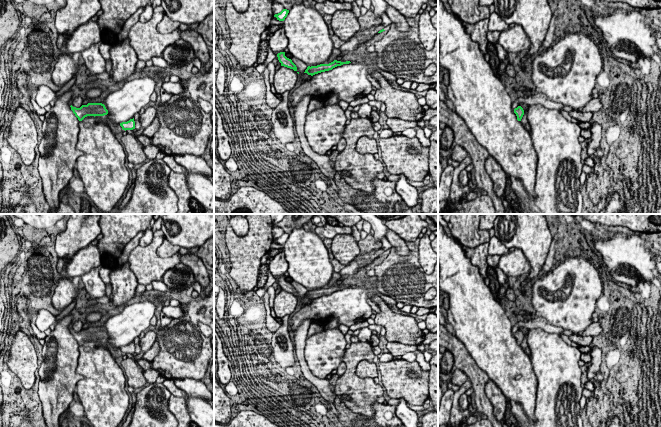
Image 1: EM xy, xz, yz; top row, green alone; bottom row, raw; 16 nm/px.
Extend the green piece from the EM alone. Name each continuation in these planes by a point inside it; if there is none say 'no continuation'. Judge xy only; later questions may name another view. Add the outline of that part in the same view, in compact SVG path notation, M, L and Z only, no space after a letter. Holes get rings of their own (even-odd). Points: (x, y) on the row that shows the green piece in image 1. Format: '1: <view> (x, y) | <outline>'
no continuation

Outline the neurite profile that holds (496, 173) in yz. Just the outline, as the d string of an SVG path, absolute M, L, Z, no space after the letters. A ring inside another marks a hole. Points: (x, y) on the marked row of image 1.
M489 155L485 161L485 169L493 182L493 190L495 194L502 200L505 195L506 173L500 164Z

